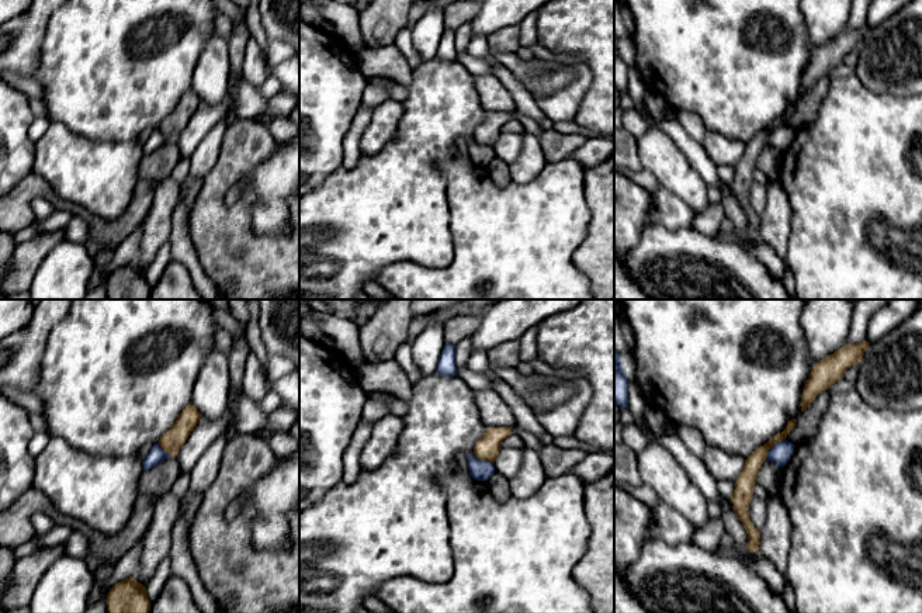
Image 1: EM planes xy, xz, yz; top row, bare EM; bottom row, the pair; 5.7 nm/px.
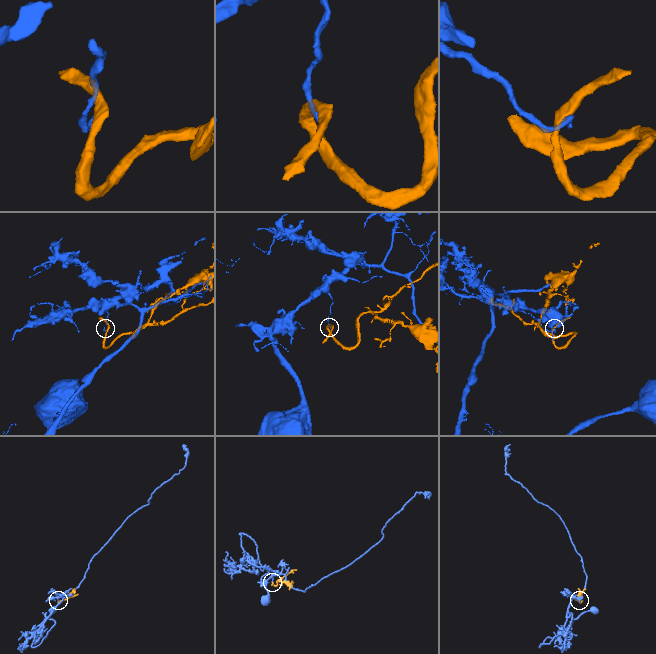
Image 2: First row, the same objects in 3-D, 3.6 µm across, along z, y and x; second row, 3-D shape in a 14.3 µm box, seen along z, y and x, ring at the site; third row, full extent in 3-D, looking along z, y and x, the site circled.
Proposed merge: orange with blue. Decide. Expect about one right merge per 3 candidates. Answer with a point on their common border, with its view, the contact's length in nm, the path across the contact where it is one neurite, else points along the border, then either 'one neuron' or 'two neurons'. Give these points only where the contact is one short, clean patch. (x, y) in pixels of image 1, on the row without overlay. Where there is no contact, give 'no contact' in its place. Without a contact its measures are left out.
contact yz (772, 131); length 170 nm; two neurons

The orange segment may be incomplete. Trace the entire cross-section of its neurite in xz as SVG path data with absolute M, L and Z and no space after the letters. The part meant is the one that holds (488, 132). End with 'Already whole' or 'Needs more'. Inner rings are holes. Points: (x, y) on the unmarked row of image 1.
M488 112L474 132L475 142L493 148L502 135L502 127L512 118L512 112Z. Already whole

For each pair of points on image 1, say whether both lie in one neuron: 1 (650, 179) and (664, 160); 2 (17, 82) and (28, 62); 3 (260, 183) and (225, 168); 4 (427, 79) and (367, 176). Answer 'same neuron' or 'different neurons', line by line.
1: different neurons
2: different neurons
3: different neurons
4: same neuron

